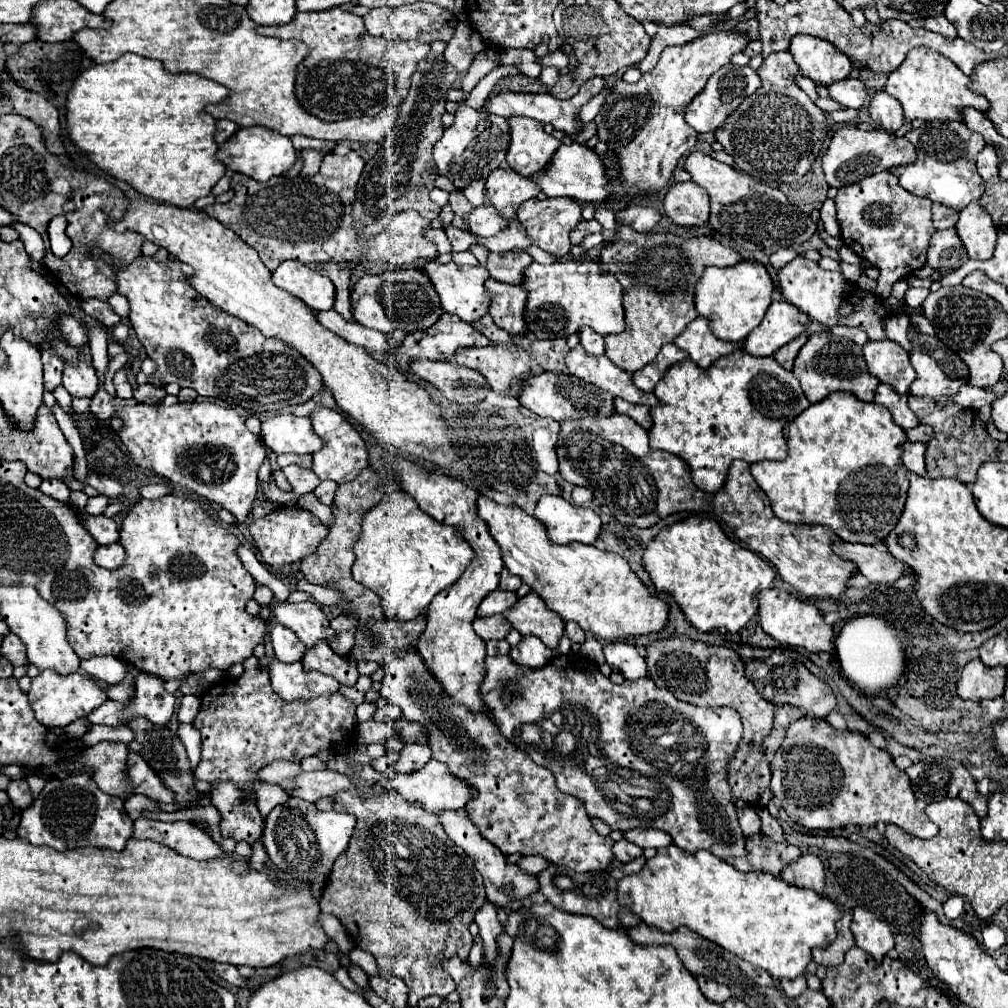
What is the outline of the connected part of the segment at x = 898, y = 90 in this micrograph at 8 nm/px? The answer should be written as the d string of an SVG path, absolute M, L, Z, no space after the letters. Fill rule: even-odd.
M917 47L907 55L907 59L901 63L901 67L889 75L889 79L885 83L885 91L901 103L907 121L913 121L913 119L962 121L963 105L979 109L979 111L989 109L989 103L985 101L985 97L975 97L971 93L969 83L971 83L971 79L967 75L963 75L955 63L947 61L933 49ZM961 95L963 95L963 103L961 103Z

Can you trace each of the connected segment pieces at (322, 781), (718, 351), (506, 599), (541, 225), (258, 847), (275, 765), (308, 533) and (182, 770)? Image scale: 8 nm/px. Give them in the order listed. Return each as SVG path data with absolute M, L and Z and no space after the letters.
M301 771L299 775L293 777L295 779L295 787L289 791L293 797L301 797L305 801L315 803L319 797L331 797L343 789L355 791L353 783L337 773L337 771Z
M697 317L695 321L691 321L685 331L675 339L675 345L687 351L689 357L703 369L709 369L719 357L727 357L733 351L743 349L743 343L729 343L717 339L705 317Z
M495 589L493 593L489 593L489 595L483 599L483 603L479 605L477 615L479 615L479 617L489 617L489 615L501 613L501 611L509 609L511 605L515 605L515 601L517 601L517 593L515 593L515 591Z
M549 197L545 201L531 199L517 209L517 217L535 245L553 255L567 255L567 251L571 249L569 231L575 229L575 225L581 221L581 205L571 197Z
M255 841L253 843L253 853L251 853L251 865L255 865L255 869L261 869L263 863L269 863L269 857L267 857L267 853L263 849L263 843Z
M273 761L273 763L265 765L265 767L261 767L257 777L263 777L263 781L267 781L267 783L275 783L275 785L283 787L283 781L287 777L293 777L299 771L301 771L299 763L293 763L293 761Z
M277 507L269 515L255 519L249 525L249 533L253 537L253 543L257 551L261 553L261 559L265 565L269 565L275 573L281 571L285 565L293 565L295 561L311 555L315 551L315 545L327 535L325 525L307 509L301 507Z
M135 719L129 721L129 727L135 731L135 739L143 745L143 757L147 757L147 761L153 765L153 769L163 777L163 783L169 789L175 789L177 793L177 801L189 801L191 805L195 805L199 801L197 793L189 793L193 789L193 773L189 769L189 759L185 753L183 743L179 741L179 737L175 733L171 733L167 727L157 727L157 725L149 725L147 719Z

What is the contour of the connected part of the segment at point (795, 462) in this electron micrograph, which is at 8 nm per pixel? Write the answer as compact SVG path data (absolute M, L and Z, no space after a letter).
M835 391L787 425L787 459L753 463L751 475L771 499L771 507L779 519L793 525L825 525L843 541L875 545L893 531L905 507L909 489L907 467L901 461L901 443L905 441L905 431L885 407L859 401L847 391Z

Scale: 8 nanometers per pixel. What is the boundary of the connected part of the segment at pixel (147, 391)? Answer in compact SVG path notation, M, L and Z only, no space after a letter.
M137 385L133 391L133 397L137 403L147 403L147 405L155 405L161 403L165 399L165 389L163 387L153 387L153 385Z

